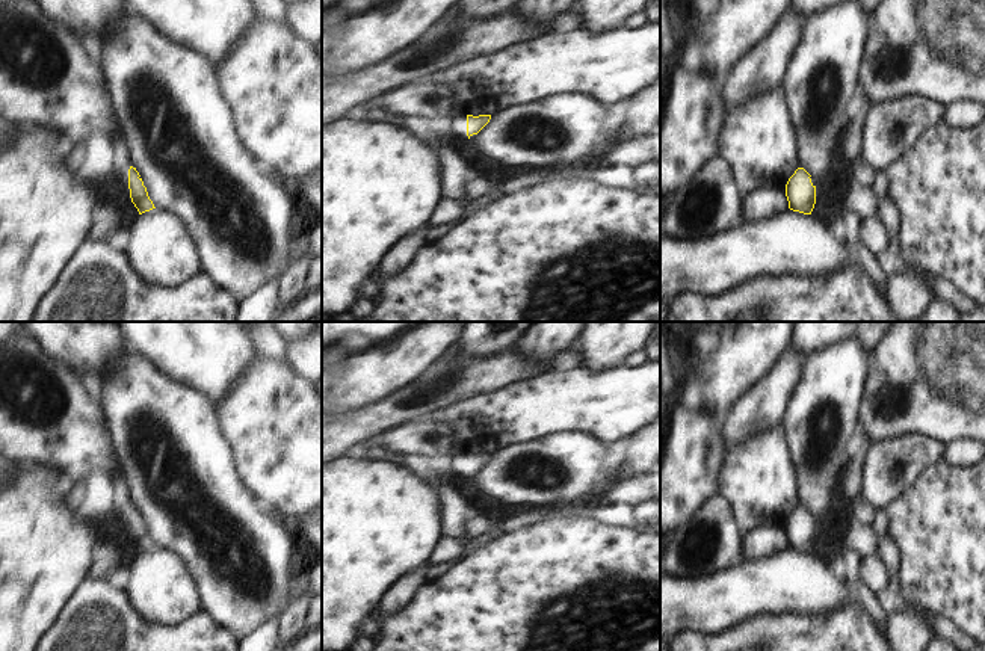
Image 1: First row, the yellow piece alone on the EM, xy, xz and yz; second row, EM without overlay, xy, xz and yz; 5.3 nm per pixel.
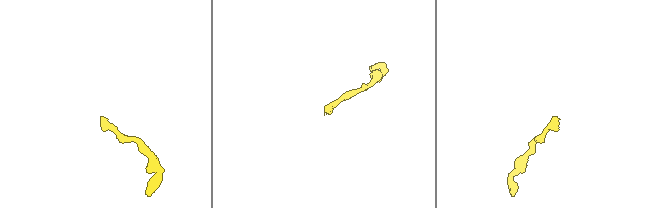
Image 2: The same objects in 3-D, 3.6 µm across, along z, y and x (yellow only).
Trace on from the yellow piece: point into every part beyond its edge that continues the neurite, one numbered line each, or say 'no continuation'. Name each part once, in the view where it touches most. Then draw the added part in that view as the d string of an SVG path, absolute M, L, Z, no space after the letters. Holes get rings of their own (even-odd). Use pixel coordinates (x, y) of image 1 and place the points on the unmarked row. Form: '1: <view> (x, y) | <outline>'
1: xy (121, 499) | M113 470L109 476L112 488L113 488L113 508L112 515L119 521L122 529L130 536L128 527L128 508L131 504L130 494L125 486L125 480L122 479L121 470ZM130 536L131 538L131 536Z

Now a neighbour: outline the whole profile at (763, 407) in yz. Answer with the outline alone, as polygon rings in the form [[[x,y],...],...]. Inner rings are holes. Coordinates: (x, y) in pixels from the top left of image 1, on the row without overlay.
[[[789,347],[773,369],[736,402],[721,421],[727,450],[781,424],[802,367],[798,352]]]

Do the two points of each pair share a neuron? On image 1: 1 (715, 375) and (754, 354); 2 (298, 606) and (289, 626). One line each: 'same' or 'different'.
1: same
2: same

